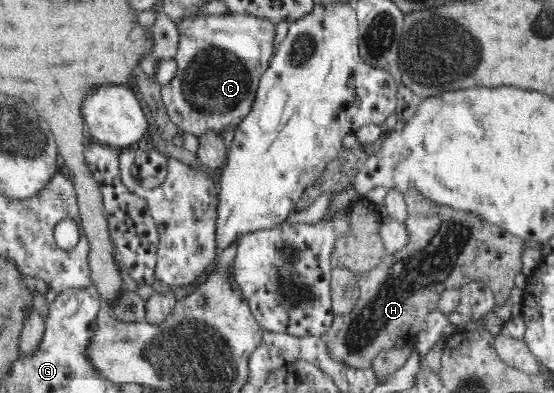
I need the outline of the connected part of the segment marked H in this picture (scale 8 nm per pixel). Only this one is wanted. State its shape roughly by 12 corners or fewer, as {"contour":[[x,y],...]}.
{"contour":[[406,192],[408,243],[359,275],[329,357],[414,345],[448,288],[504,305],[528,242]]}

